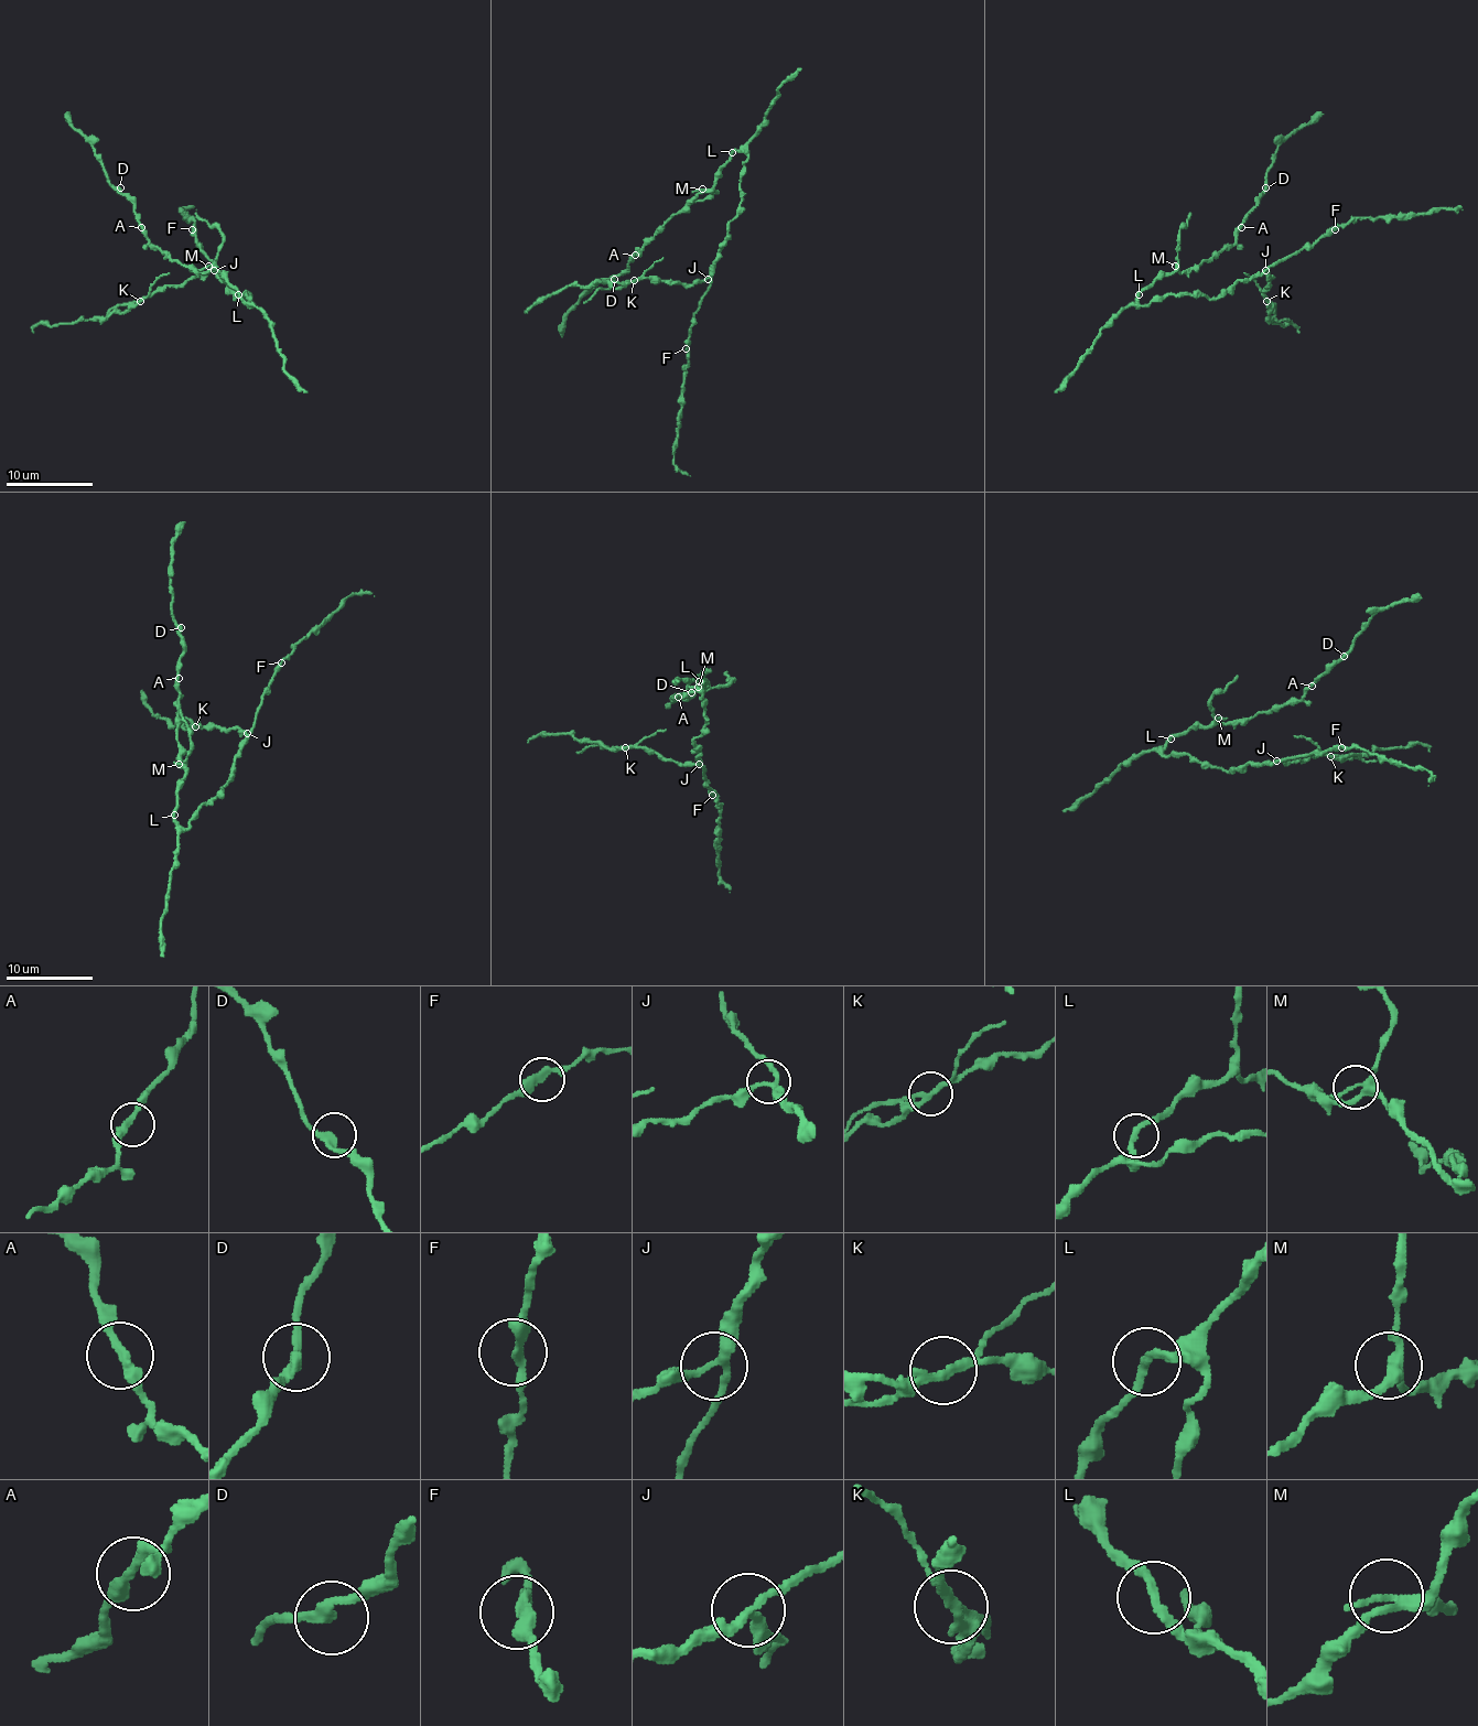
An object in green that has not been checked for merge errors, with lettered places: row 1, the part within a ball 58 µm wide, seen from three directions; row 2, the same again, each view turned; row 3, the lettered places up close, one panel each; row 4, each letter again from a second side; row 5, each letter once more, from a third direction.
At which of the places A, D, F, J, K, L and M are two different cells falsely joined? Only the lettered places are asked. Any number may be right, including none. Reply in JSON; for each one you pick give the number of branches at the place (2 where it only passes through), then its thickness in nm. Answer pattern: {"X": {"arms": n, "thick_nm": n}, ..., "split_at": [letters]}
{"K": {"arms": 2, "thick_nm": 260}, "split_at": ["K"]}

